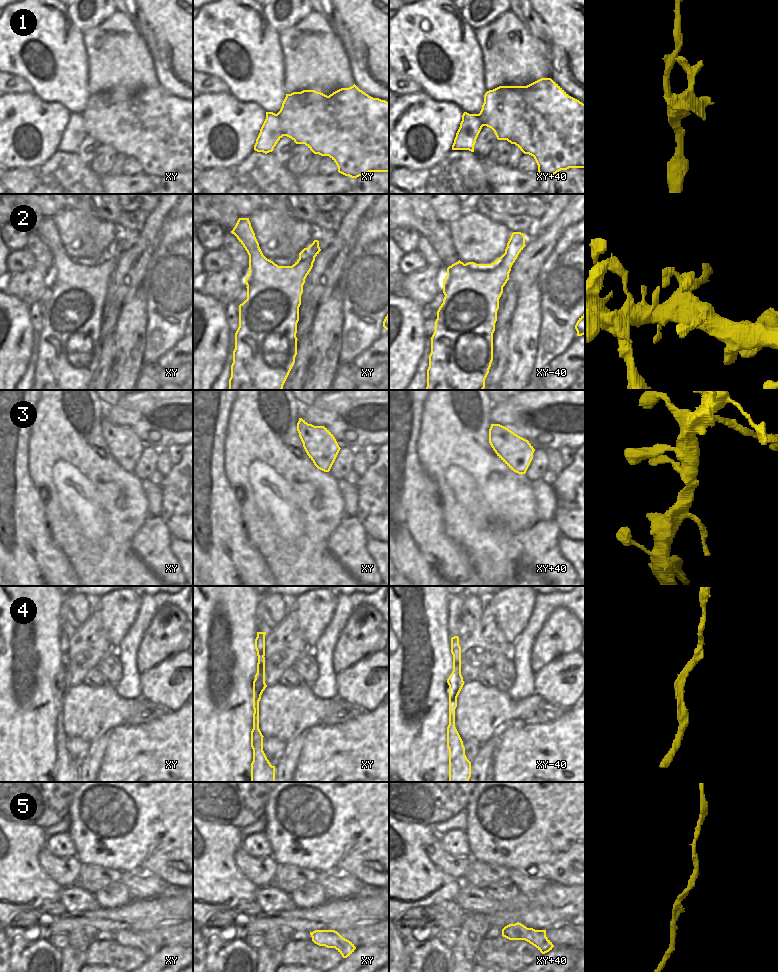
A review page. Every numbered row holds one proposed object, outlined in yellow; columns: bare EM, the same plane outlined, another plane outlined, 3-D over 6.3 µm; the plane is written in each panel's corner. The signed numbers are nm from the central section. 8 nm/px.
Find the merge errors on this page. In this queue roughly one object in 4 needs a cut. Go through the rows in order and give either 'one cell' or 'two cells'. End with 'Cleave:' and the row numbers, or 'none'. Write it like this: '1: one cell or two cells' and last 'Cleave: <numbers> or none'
1: two cells
2: one cell
3: one cell
4: one cell
5: one cell
Cleave: 1

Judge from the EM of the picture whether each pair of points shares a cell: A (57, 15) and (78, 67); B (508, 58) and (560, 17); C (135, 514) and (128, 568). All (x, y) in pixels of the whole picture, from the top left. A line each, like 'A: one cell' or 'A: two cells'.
A: one cell
B: two cells
C: one cell

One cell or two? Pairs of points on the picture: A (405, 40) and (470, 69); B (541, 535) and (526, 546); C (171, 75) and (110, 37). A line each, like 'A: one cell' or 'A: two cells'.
A: one cell
B: one cell
C: two cells

